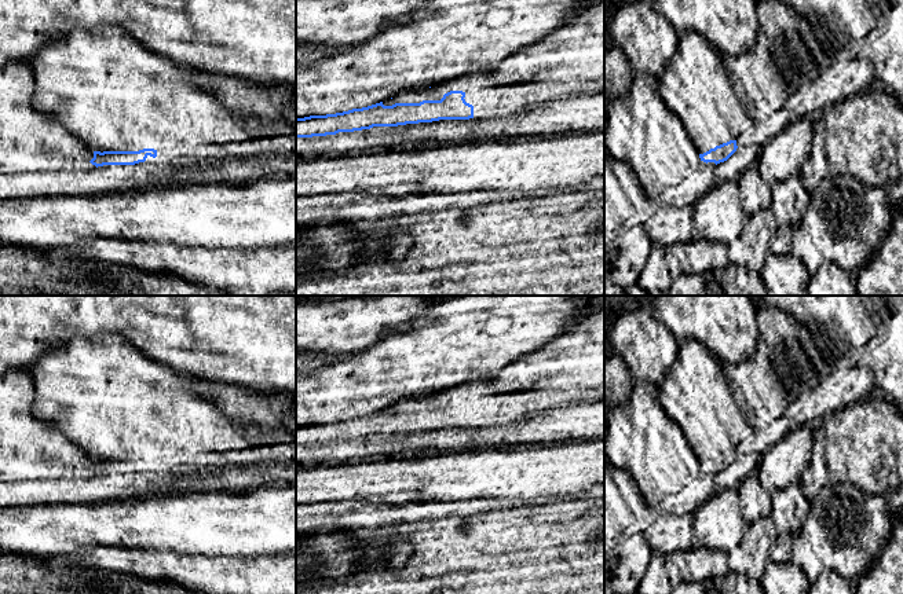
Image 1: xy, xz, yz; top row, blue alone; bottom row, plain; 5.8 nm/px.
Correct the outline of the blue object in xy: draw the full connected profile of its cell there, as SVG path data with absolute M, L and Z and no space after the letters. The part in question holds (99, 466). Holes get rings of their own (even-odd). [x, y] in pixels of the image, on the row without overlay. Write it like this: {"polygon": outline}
{"polygon": "M296 441L195 455L176 454L158 458L143 456L139 459L94 459L94 466L89 470L96 476L121 476L124 473L169 473L187 463L223 469L229 466L292 461L296 461Z"}

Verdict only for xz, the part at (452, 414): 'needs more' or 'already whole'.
needs more

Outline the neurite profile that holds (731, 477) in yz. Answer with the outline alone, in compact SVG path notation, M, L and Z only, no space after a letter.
M756 452L738 455L727 469L714 474L714 492L738 490L745 478L757 470L760 461L761 455Z

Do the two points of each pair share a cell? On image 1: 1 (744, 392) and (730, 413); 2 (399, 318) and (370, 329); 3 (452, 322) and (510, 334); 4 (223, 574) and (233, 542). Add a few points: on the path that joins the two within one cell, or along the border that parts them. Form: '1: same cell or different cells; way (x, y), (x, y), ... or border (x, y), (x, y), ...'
1: different cells; border (723, 371), (748, 421), (755, 428)
2: same cell; way (392, 318), (381, 318), (377, 322)
3: same cell; way (465, 327), (496, 327)
4: different cells; border (197, 553), (208, 556), (262, 556)

